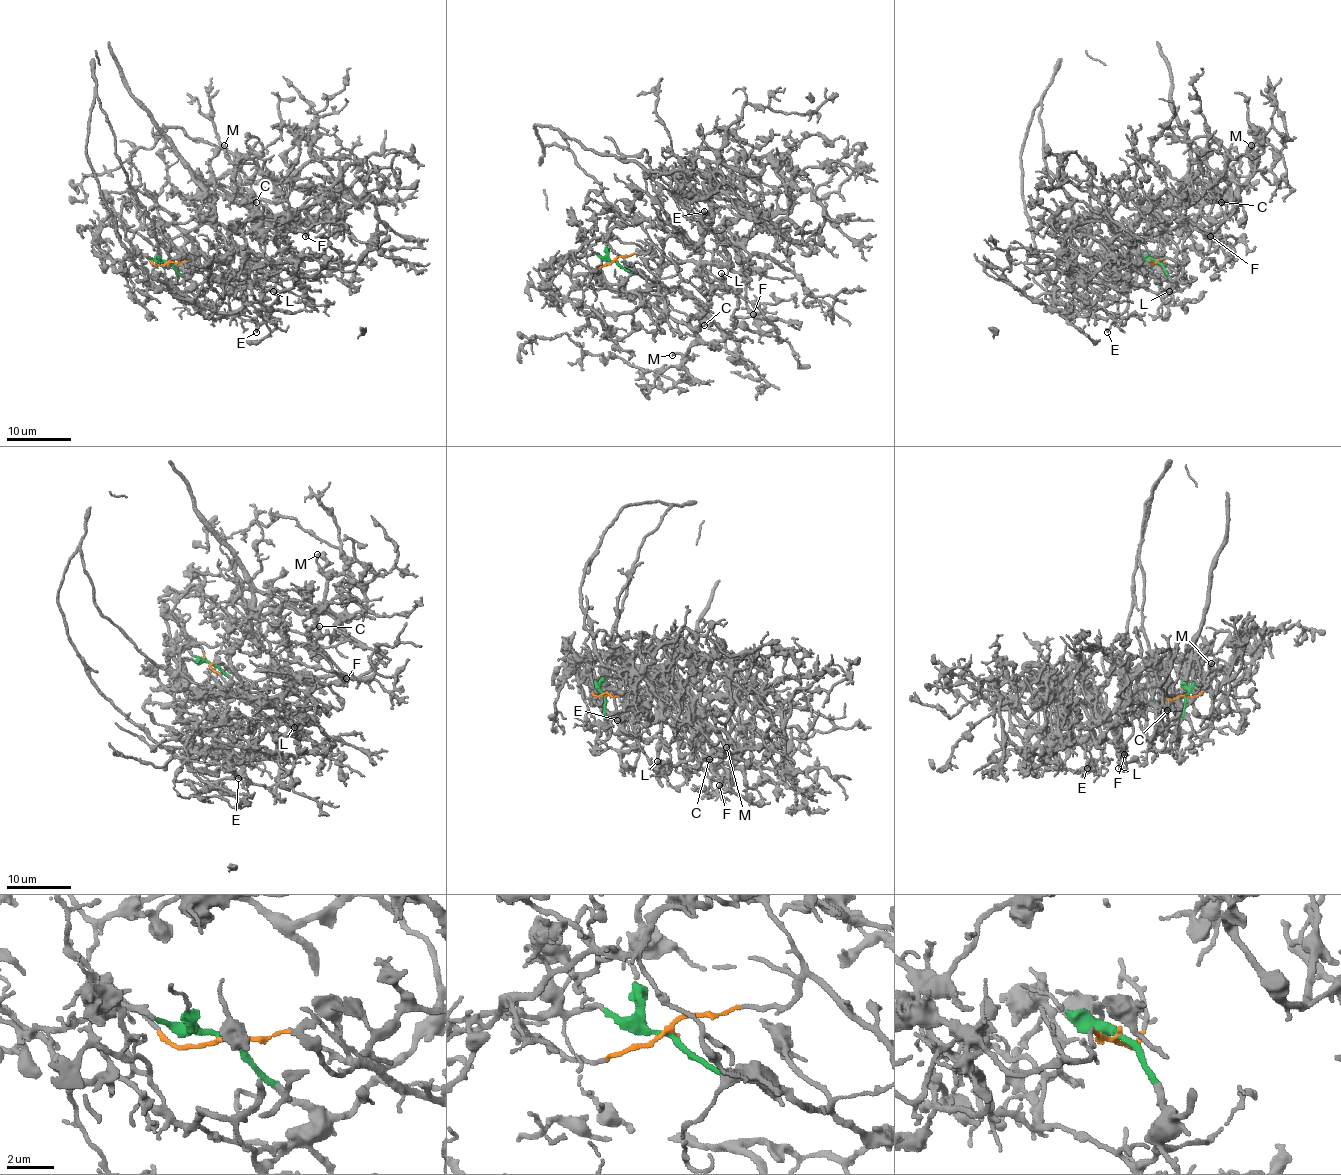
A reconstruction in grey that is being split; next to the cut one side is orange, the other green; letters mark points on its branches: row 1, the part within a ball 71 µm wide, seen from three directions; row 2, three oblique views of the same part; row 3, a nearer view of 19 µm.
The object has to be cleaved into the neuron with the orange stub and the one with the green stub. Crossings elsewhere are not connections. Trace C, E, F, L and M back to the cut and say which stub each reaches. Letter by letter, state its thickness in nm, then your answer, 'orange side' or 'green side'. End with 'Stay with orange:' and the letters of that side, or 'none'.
C: calibre 140 nm; green side
E: calibre 200 nm; orange side
F: calibre 140 nm; green side
L: calibre 180 nm; green side
M: calibre 160 nm; green side
Stay with orange: E

